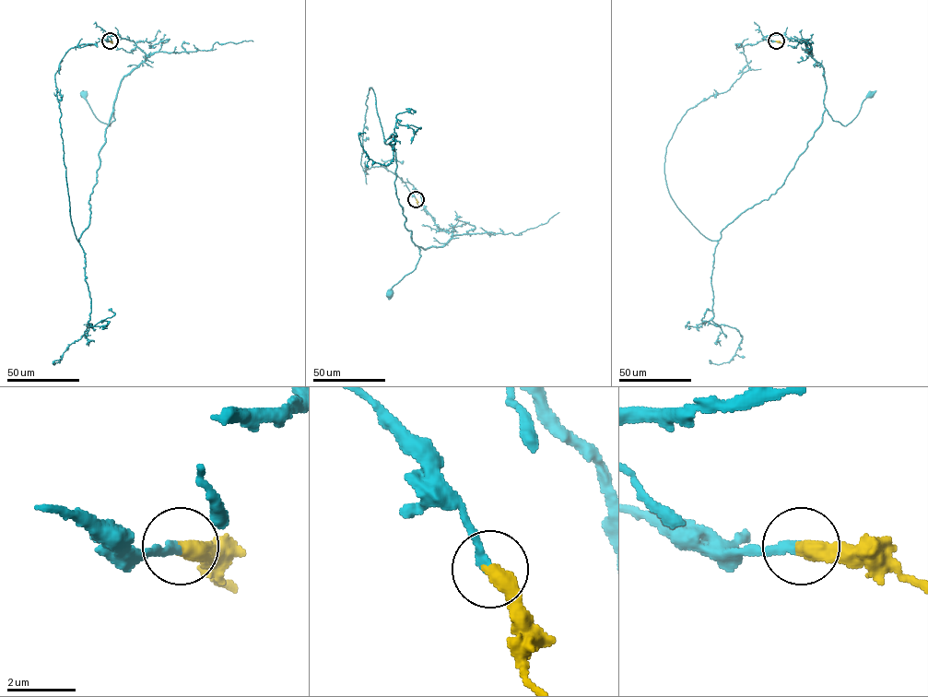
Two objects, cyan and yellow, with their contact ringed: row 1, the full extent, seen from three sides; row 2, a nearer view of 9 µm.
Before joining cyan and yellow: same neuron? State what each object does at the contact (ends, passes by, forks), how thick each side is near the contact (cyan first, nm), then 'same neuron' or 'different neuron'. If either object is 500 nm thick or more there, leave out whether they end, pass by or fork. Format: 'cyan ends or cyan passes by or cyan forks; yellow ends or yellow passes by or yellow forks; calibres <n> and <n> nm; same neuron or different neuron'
calibres 240 and 500 nm; same neuron

